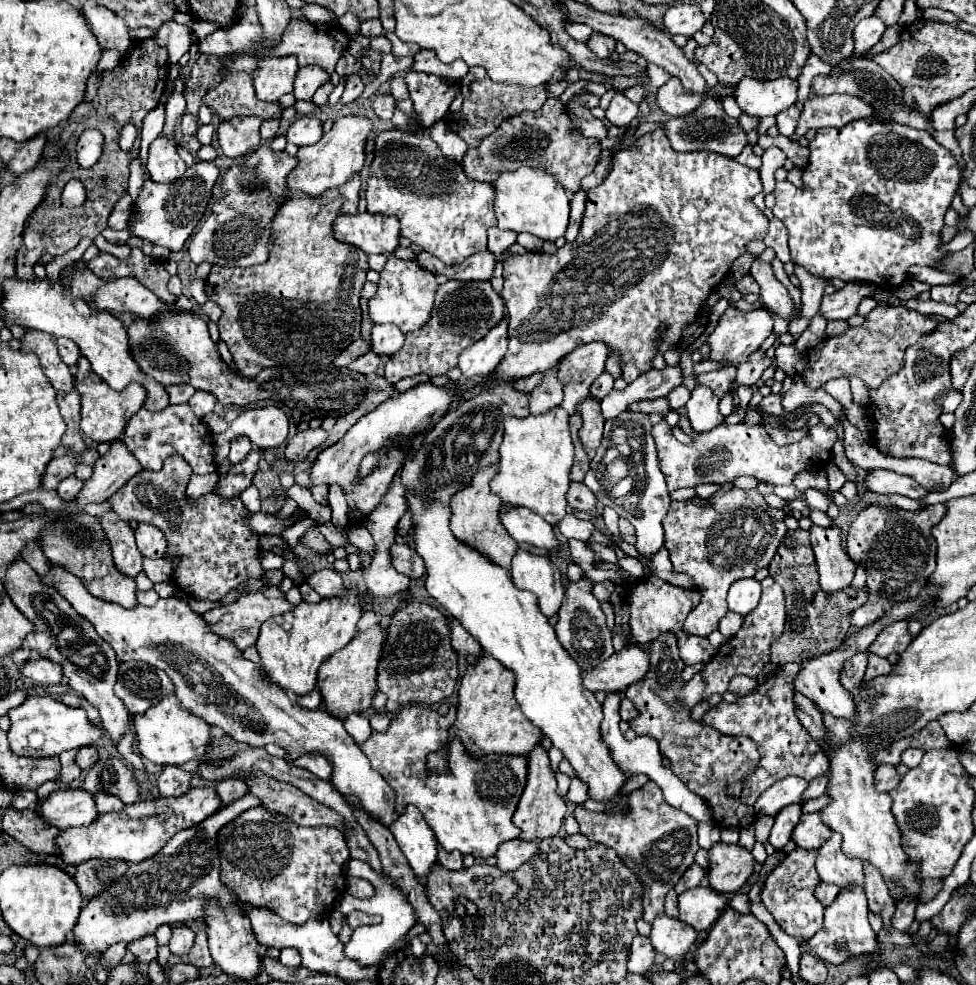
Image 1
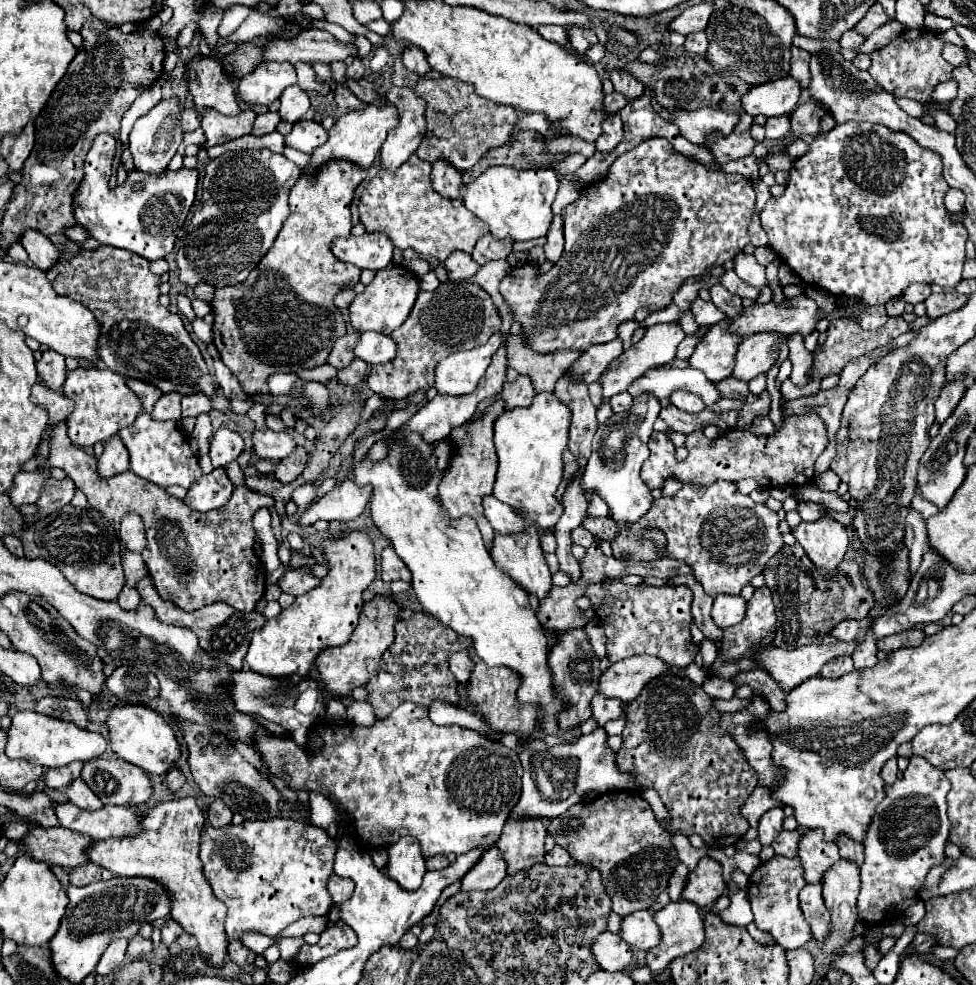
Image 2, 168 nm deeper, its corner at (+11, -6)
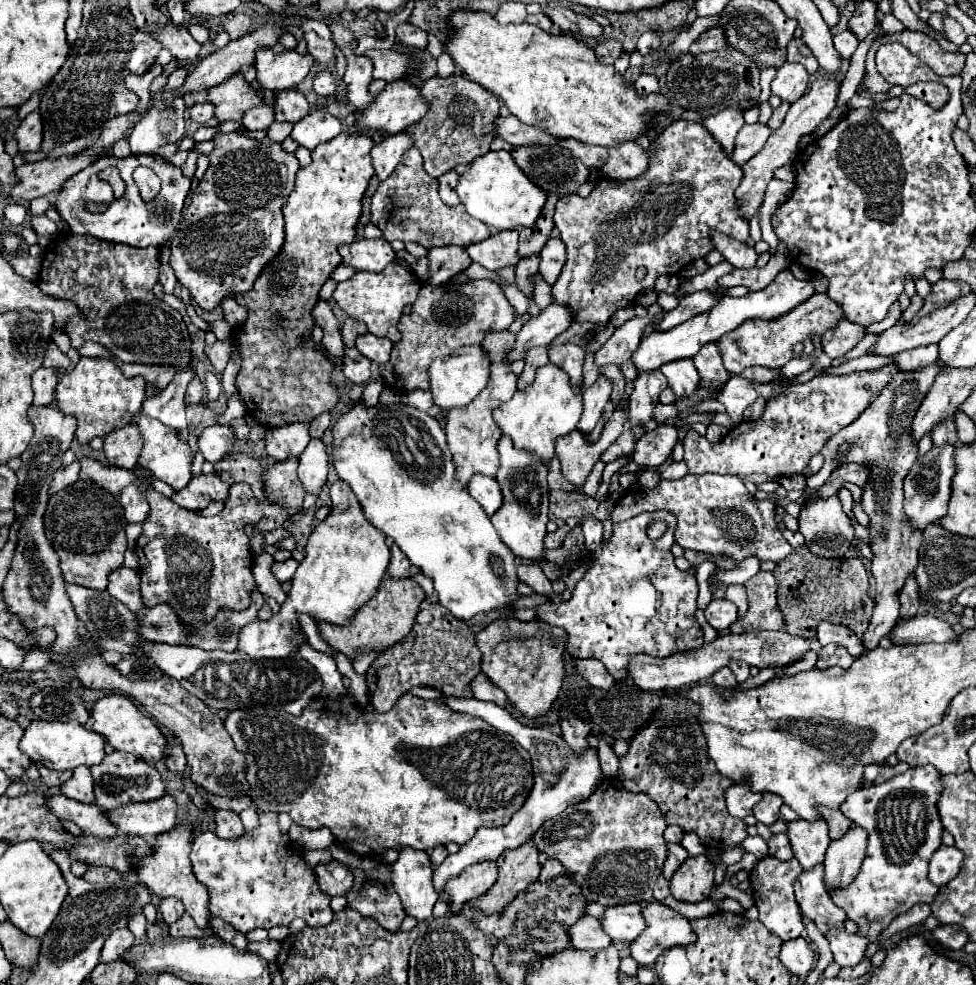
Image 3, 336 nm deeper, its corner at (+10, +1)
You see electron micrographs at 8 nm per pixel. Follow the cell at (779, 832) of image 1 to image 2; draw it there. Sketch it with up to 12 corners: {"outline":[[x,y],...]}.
{"outline":[[773,808],[759,820],[761,846],[769,846],[783,830],[783,808]]}

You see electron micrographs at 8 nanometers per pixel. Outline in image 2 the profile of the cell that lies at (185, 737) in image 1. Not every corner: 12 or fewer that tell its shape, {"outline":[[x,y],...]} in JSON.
{"outline":[[115,706],[111,750],[149,774],[181,758],[175,730],[149,706]]}

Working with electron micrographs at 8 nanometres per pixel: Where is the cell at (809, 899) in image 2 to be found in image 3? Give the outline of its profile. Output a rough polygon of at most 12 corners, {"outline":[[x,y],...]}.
{"outline":[[824,865],[802,871],[796,903],[824,935],[844,927],[844,911],[824,887]]}

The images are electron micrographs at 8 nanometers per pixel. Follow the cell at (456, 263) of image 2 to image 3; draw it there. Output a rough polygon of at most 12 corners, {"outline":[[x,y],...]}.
{"outline":[[464,247],[428,249],[426,285],[436,287],[472,263]]}

